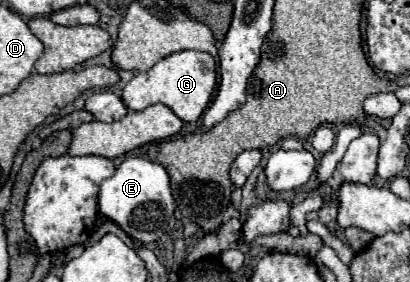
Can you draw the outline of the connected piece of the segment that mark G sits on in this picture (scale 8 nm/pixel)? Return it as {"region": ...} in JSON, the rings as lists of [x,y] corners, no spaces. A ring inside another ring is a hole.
{"region":[[[182,50],[162,58],[150,70],[136,74],[122,90],[122,100],[130,110],[144,110],[152,104],[166,104],[180,120],[196,122],[208,106],[216,88],[216,62],[206,52]]]}

